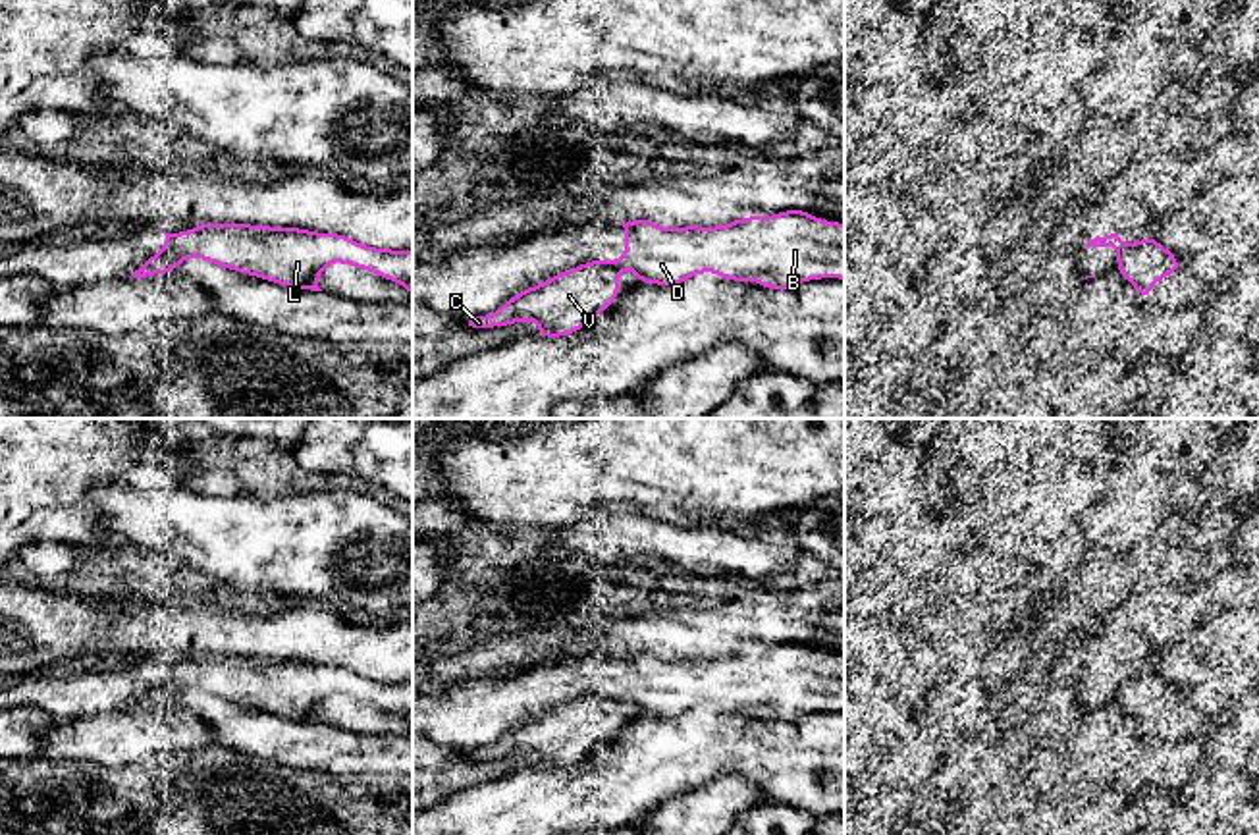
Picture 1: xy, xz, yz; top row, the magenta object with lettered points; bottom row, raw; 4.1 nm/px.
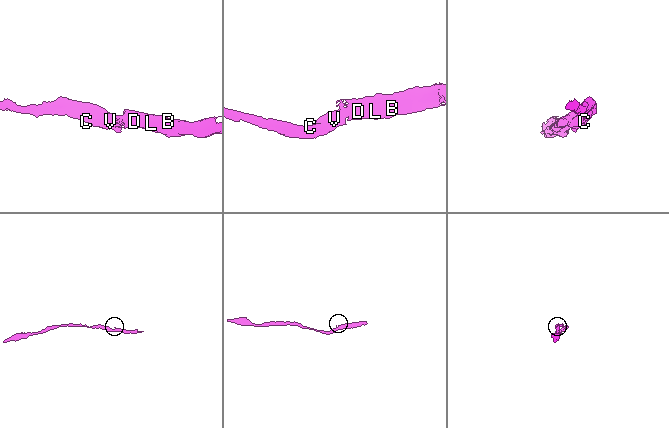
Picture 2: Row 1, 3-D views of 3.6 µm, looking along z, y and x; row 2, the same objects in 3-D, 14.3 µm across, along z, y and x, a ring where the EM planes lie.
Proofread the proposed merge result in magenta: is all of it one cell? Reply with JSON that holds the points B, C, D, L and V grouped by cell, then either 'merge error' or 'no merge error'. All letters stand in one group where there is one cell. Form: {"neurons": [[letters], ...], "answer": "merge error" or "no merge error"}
{"neurons": [["B", "D", "L"], ["C", "V"]], "answer": "merge error"}

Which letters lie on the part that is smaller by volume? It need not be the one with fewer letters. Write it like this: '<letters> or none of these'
B, D, L

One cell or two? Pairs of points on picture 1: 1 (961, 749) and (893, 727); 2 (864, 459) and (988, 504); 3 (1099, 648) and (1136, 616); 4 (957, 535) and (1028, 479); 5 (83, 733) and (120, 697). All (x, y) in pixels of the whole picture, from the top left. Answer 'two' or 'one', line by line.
1: two
2: two
3: two
4: two
5: two

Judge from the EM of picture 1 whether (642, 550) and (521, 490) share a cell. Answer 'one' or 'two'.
two

